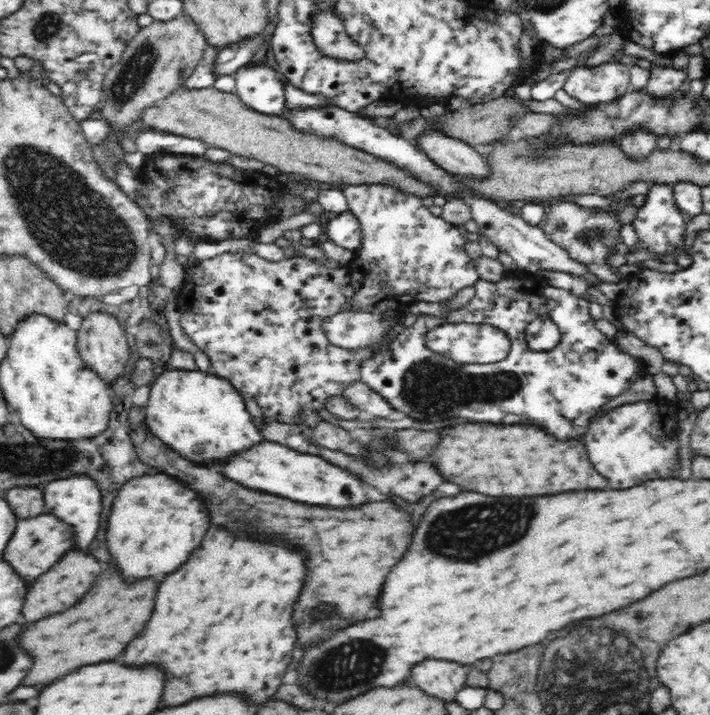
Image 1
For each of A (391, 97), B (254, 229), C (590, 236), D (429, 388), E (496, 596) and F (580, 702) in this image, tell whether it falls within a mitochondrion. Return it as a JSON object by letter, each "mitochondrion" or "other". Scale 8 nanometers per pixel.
{"A":"other","B":"other","C":"mitochondrion","D":"mitochondrion","E":"other","F":"mitochondrion"}

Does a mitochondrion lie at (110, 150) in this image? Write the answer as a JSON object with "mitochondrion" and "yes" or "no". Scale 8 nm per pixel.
{"mitochondrion":"yes"}

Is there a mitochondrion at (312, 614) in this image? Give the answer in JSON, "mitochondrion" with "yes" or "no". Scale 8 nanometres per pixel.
{"mitochondrion":"yes"}

